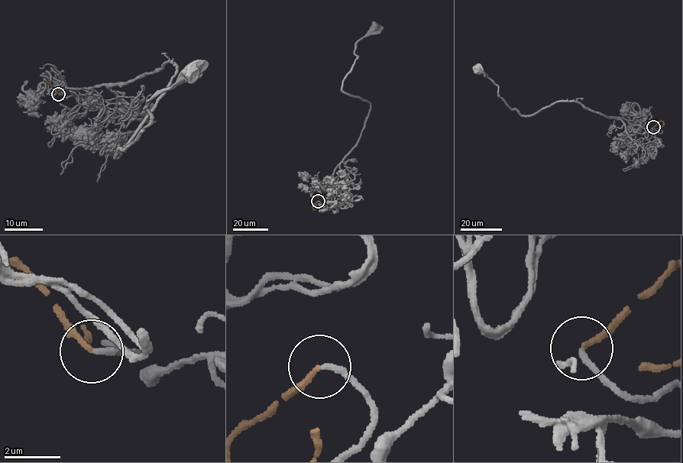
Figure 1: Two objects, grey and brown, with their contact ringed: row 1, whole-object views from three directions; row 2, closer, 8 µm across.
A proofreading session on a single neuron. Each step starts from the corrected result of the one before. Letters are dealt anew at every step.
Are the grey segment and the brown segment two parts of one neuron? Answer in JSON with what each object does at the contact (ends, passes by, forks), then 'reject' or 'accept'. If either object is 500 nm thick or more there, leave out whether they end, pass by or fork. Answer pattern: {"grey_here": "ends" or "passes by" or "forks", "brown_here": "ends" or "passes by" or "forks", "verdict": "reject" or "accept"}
{"grey_here": "ends", "brown_here": "ends", "verdict": "accept"}

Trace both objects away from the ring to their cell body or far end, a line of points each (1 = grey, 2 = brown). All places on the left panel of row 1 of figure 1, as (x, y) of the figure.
1: (58, 94), (114, 86), (169, 62), (176, 66), (115, 156), (150, 122), (147, 101), (191, 72)
2: (58, 94), (49, 82), (46, 82), (57, 92)

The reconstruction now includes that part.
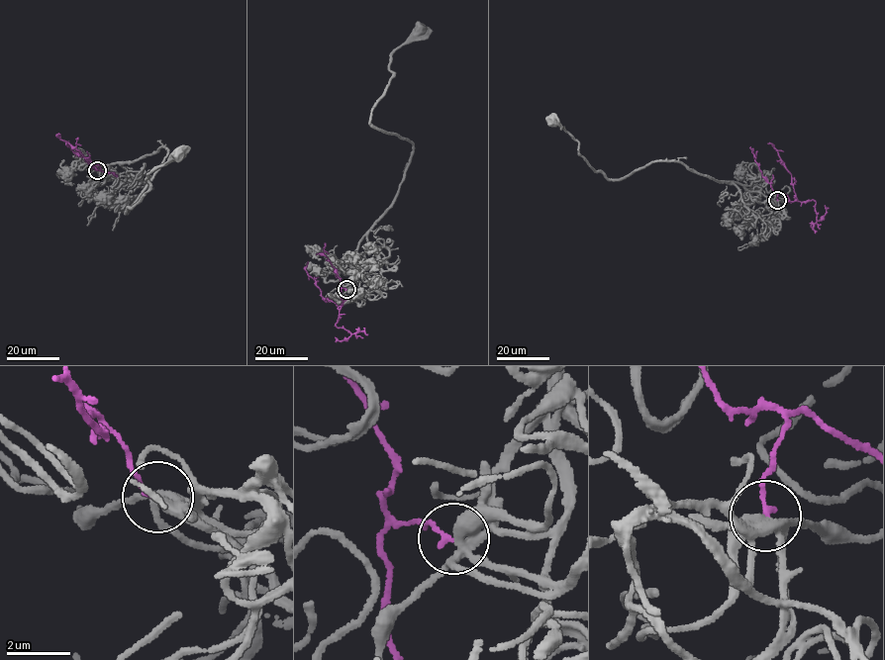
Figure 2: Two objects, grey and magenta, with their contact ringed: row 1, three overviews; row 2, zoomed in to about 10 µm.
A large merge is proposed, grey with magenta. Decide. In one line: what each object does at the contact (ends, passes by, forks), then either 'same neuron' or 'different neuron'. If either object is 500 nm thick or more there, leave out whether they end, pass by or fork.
grey forks; magenta ends; different neuron

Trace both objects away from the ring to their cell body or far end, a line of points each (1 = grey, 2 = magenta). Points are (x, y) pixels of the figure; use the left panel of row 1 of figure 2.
1: (97, 170), (150, 155), (162, 146), (167, 150), (126, 212), (149, 189), (147, 174), (178, 154)
2: (97, 170), (57, 137), (60, 134)

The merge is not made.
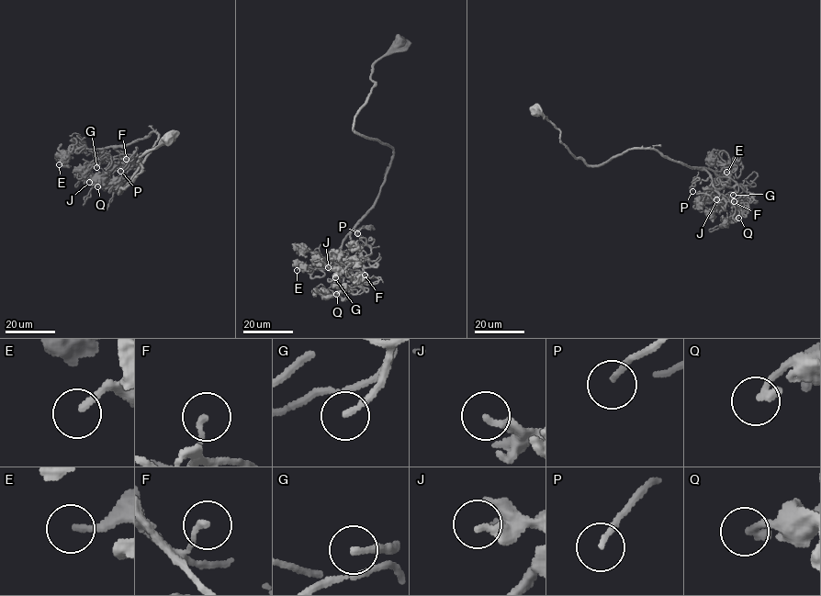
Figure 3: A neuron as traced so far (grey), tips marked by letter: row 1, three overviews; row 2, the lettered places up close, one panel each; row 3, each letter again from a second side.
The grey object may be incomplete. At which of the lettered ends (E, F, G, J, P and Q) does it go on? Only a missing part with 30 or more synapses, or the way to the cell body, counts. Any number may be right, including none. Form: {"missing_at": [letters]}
{"missing_at": ["G", "P"]}

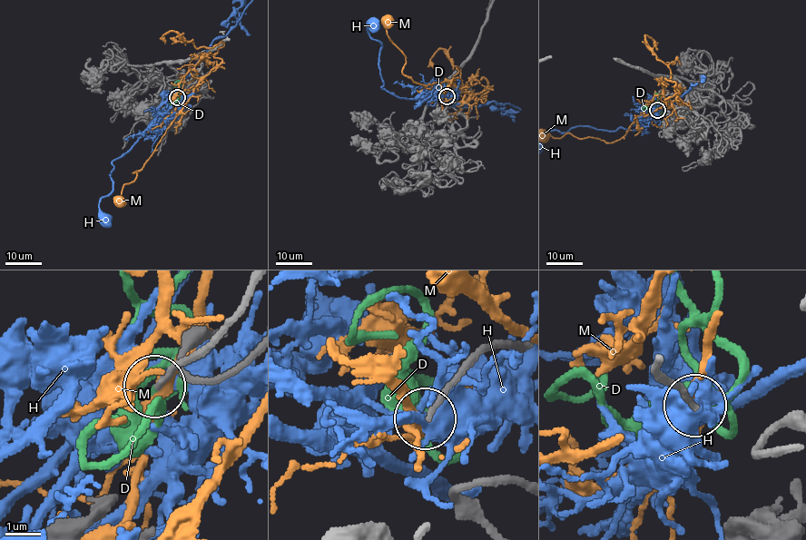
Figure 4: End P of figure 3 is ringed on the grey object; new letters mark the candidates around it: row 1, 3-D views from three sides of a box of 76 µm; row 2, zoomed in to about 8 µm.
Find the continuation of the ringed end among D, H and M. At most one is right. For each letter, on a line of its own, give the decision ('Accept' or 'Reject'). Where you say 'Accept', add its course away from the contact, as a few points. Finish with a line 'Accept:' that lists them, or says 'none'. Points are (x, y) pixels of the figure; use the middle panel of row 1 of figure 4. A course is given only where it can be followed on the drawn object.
D: Accept
H: Reject
M: Reject
Accept: D

